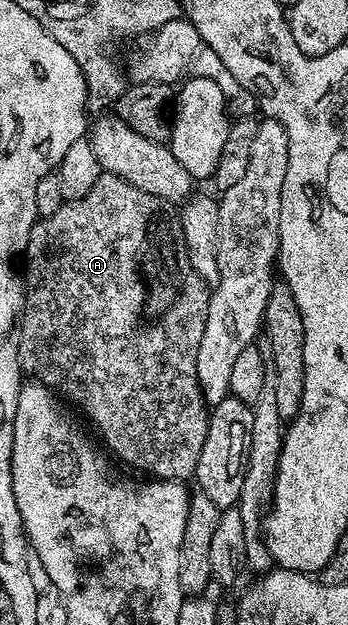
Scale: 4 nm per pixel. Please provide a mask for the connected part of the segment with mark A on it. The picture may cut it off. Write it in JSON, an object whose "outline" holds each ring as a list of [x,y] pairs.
{"outline":[[[103,173],[82,199],[63,202],[62,207],[52,213],[52,217],[39,218],[35,222],[24,248],[24,259],[25,255],[24,302],[16,328],[18,364],[22,366],[23,372],[45,383],[51,392],[57,393],[67,404],[75,403],[90,418],[91,425],[102,434],[107,447],[105,450],[115,460],[123,459],[128,466],[147,471],[147,476],[156,479],[193,480],[194,470],[200,461],[200,449],[204,449],[204,437],[208,437],[210,420],[208,404],[202,397],[202,388],[198,386],[196,353],[200,349],[200,337],[204,337],[204,321],[208,321],[211,288],[207,287],[188,261],[182,221],[175,208],[165,199],[144,193],[144,189],[136,189],[120,177]]]}

